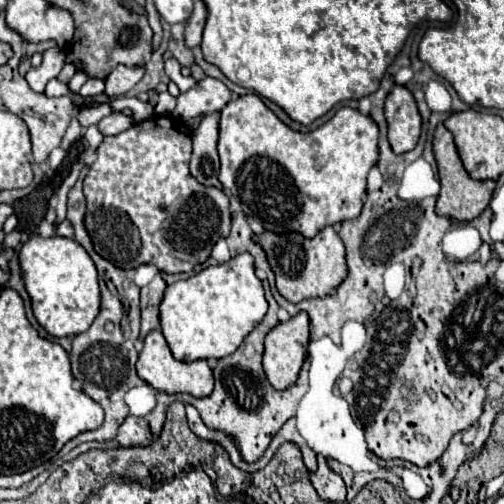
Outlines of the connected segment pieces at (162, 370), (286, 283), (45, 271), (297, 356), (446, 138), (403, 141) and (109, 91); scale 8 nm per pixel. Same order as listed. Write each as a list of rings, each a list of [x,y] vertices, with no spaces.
[[[152,331],[146,335],[144,339],[144,349],[140,351],[138,363],[136,363],[138,375],[152,385],[158,391],[166,391],[166,393],[188,393],[192,397],[208,397],[214,389],[214,375],[212,369],[208,365],[208,361],[176,361],[172,357],[172,351],[162,335],[162,331]]]
[[[332,227],[322,229],[314,239],[306,239],[300,233],[276,235],[266,231],[264,235],[256,237],[256,241],[268,253],[268,261],[276,273],[276,287],[280,295],[290,303],[300,303],[312,297],[326,297],[348,275],[344,243]]]
[[[60,235],[42,239],[42,237],[32,237],[22,245],[20,251],[20,265],[24,271],[24,285],[26,291],[32,297],[32,309],[34,317],[38,323],[54,337],[74,337],[78,333],[84,333],[96,315],[100,313],[100,287],[98,287],[98,273],[92,257],[86,253],[86,249],[76,243],[74,239],[66,239]]]
[[[304,311],[286,323],[276,325],[266,337],[264,371],[270,385],[278,391],[296,383],[300,367],[306,359],[310,319]]]
[[[444,125],[436,127],[434,155],[436,155],[436,161],[438,161],[438,177],[440,177],[440,185],[442,185],[442,191],[440,191],[438,203],[436,203],[436,213],[444,215],[444,217],[450,217],[454,221],[472,221],[472,219],[476,219],[488,207],[496,183],[494,181],[476,181],[466,173],[466,169],[460,161],[454,137]]]
[[[396,85],[386,97],[384,113],[388,121],[388,141],[392,151],[412,151],[422,133],[422,117],[418,113],[414,95],[406,87]]]
[[[136,65],[130,69],[126,69],[126,67],[112,69],[110,77],[106,79],[106,95],[110,99],[114,99],[114,97],[128,93],[144,77],[144,73],[146,73],[146,69],[142,65]]]

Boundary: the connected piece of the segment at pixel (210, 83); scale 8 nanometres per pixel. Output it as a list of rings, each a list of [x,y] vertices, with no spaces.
[[[206,77],[202,81],[198,81],[196,87],[192,87],[190,91],[186,91],[178,97],[174,117],[188,121],[190,117],[196,117],[196,115],[220,111],[230,101],[230,97],[232,97],[232,93],[222,81]]]

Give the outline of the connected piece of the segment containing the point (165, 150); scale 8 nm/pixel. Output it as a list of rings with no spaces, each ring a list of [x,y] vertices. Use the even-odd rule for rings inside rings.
[[[152,117],[134,123],[130,129],[116,137],[106,137],[96,149],[98,159],[90,167],[84,179],[84,195],[88,203],[86,229],[92,237],[98,255],[108,259],[118,267],[134,269],[142,263],[154,263],[164,273],[190,273],[196,265],[210,257],[214,243],[230,233],[230,209],[228,197],[216,189],[200,185],[188,171],[188,161],[192,155],[190,129],[184,123],[176,123],[170,117]],[[126,231],[128,243],[122,241]]]

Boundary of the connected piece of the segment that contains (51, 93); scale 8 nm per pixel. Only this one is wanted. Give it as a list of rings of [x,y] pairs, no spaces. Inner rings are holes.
[[[52,79],[48,85],[46,85],[46,95],[48,97],[62,97],[62,95],[70,95],[66,83],[60,83],[58,79]]]

